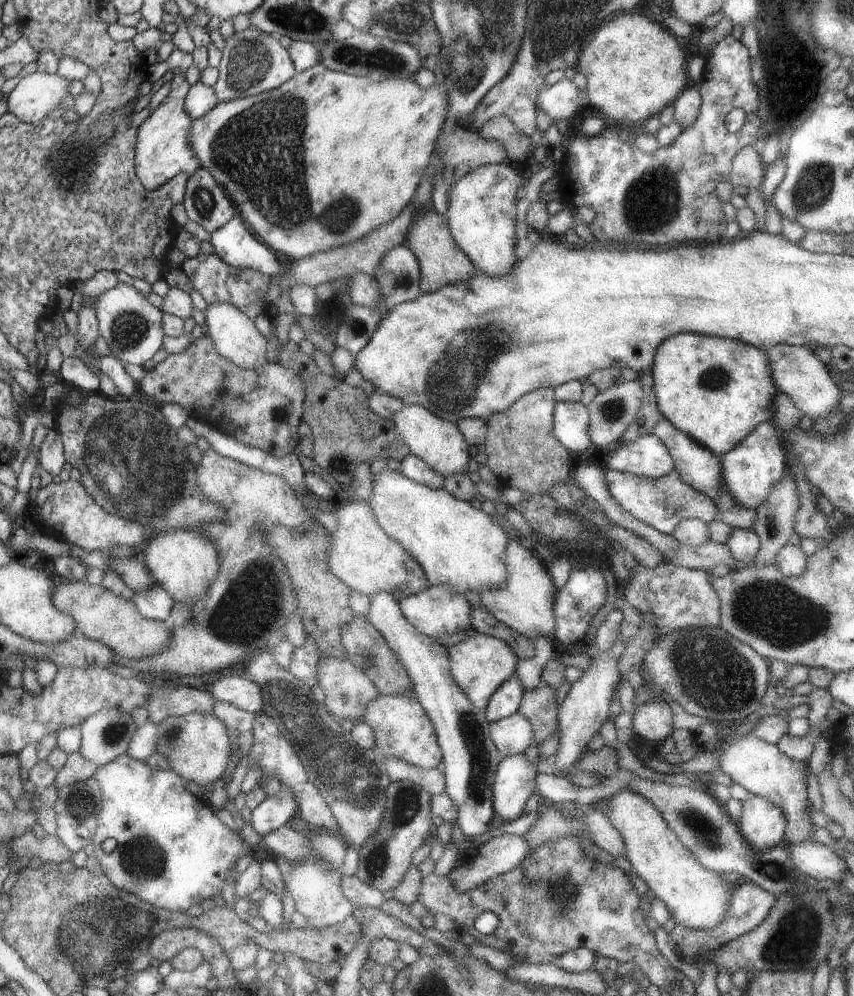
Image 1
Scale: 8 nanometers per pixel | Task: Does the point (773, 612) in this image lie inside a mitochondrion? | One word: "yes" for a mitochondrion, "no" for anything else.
yes

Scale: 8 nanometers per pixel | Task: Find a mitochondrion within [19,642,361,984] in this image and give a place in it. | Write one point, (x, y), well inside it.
(97, 935)

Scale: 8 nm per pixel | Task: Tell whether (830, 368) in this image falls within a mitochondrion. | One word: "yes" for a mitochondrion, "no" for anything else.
no

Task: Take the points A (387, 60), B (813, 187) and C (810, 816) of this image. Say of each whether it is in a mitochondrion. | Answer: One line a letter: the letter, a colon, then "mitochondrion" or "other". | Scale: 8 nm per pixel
A: mitochondrion
B: mitochondrion
C: other

